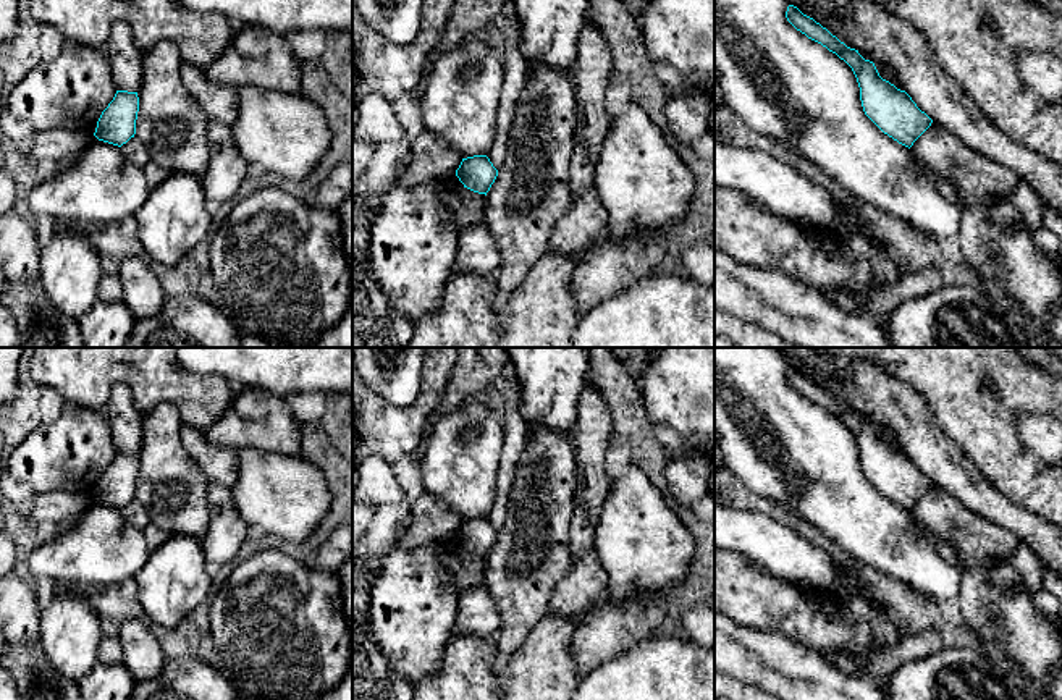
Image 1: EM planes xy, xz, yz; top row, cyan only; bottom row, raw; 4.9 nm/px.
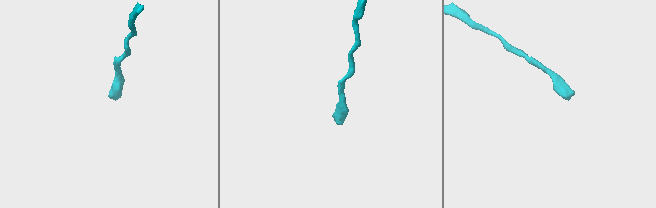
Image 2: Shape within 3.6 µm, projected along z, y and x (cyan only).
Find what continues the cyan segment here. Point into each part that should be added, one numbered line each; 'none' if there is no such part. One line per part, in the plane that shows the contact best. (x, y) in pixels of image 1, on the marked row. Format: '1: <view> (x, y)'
1: xz (464, 207)

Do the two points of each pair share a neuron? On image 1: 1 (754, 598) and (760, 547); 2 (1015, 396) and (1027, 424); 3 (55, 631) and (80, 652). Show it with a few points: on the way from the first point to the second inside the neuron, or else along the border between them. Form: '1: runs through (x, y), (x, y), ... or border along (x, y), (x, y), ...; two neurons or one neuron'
1: border along (731, 550), (791, 582); two neurons
2: border along (1022, 413), (1017, 419), (1017, 437), (1032, 451); two neurons
3: runs through (62, 634), (73, 645); one neuron

